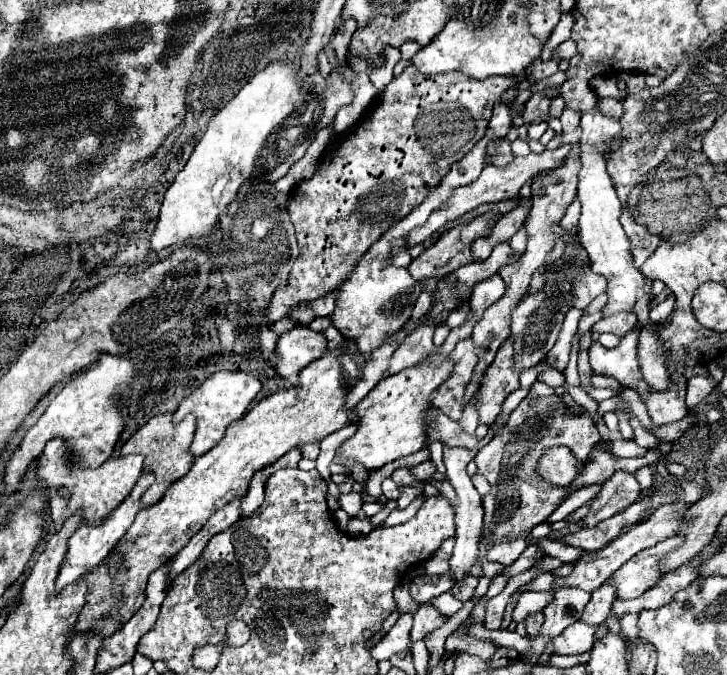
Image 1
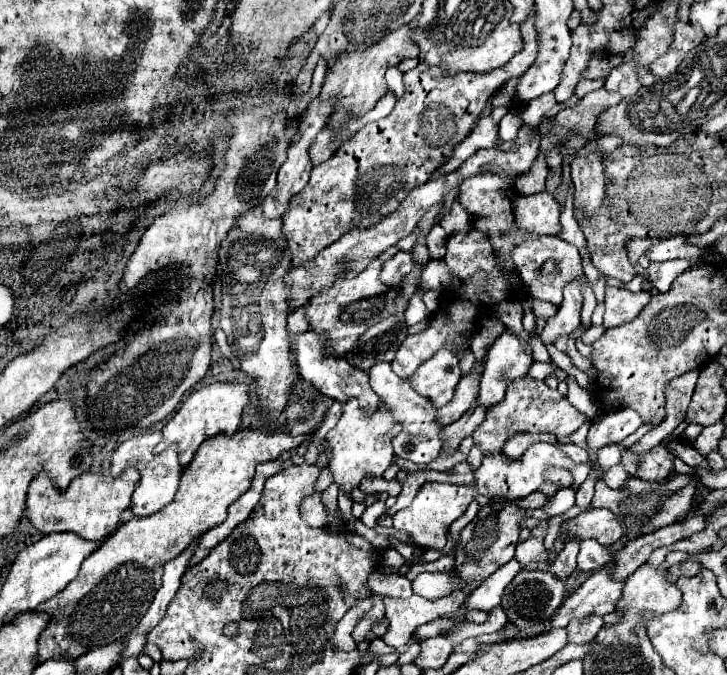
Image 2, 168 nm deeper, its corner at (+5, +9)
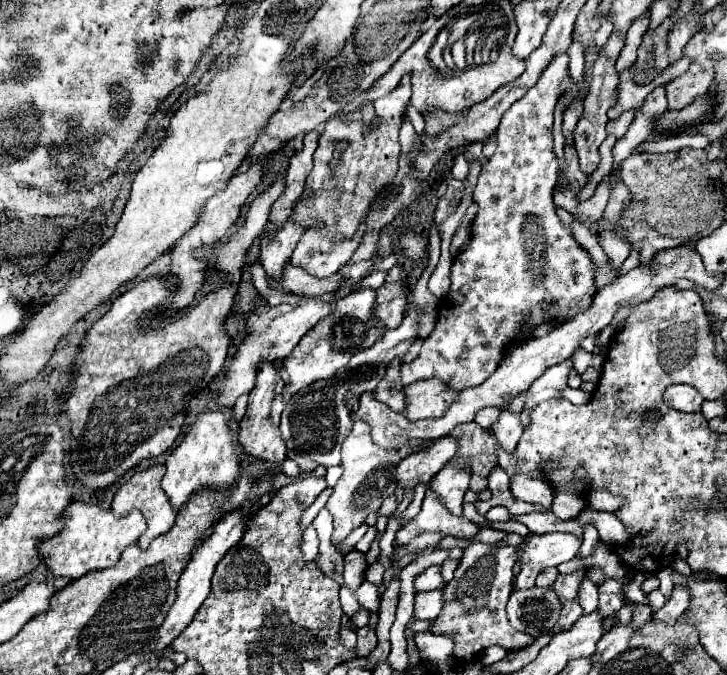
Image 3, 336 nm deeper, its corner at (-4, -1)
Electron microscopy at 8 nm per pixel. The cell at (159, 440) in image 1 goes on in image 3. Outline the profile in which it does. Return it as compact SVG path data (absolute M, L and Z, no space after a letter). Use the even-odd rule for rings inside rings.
M155 465L155 467L149 467L149 469L137 471L129 481L125 481L125 483L117 489L117 493L115 493L115 497L113 497L113 503L111 503L111 511L115 513L115 517L127 517L131 511L137 509L137 511L141 511L143 517L147 519L147 531L145 531L145 535L137 541L137 545L139 545L141 549L147 549L149 543L151 543L155 537L167 533L167 531L173 527L173 523L175 523L175 515L177 515L177 513L175 513L175 509L171 507L171 503L169 503L165 491L161 489L161 477L163 477L163 475L165 475L165 467L163 467L163 465Z

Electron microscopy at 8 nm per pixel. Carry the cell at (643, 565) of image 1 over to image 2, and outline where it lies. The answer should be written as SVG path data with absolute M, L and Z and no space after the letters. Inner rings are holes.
M614 563L600 567L570 597L564 599L546 629L566 627L572 617L586 617L586 613L604 615L614 611L624 585L626 581L614 579Z

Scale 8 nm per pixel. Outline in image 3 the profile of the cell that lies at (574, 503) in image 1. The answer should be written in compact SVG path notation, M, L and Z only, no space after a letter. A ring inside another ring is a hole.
M669 385L663 393L663 401L683 413L697 413L701 411L703 397L701 393L691 385Z

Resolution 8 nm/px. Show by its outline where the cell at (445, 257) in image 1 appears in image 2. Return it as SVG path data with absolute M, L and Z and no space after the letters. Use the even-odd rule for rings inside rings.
M398 251L390 261L384 263L382 281L386 281L386 285L398 285L398 283L404 281L404 277L406 277L416 265L418 265L418 263L414 261L412 253Z

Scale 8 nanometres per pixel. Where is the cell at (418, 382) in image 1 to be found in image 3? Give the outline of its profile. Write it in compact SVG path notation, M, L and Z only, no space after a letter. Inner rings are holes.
M355 421L353 431L347 435L341 449L343 475L333 487L333 495L327 501L327 511L333 515L335 531L331 541L341 543L353 529L365 523L369 513L379 511L383 501L395 493L395 467L403 455L395 449L383 449L371 441L369 427L363 421Z

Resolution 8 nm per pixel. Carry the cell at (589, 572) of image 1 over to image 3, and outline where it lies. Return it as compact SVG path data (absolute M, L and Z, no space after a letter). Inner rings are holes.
M531 587L511 593L507 603L509 623L533 637L545 635L559 619L561 603L551 587Z

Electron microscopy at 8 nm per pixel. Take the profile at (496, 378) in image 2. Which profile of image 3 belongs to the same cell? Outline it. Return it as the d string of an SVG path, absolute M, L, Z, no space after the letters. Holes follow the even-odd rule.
M501 407L501 415L499 415L499 421L493 425L493 433L495 433L499 445L507 453L513 453L517 449L521 433L523 433L523 425L519 423L519 415L507 411L507 407Z

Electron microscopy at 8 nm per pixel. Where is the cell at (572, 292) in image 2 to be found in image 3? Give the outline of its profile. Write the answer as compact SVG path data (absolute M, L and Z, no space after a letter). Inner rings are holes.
M567 359L551 369L547 369L547 373L543 377L539 377L527 391L527 401L525 401L525 407L521 411L521 423L523 427L529 427L531 425L531 409L537 407L541 401L545 399L553 399L553 397L559 397L559 389L567 387L567 375L573 367L573 361Z

